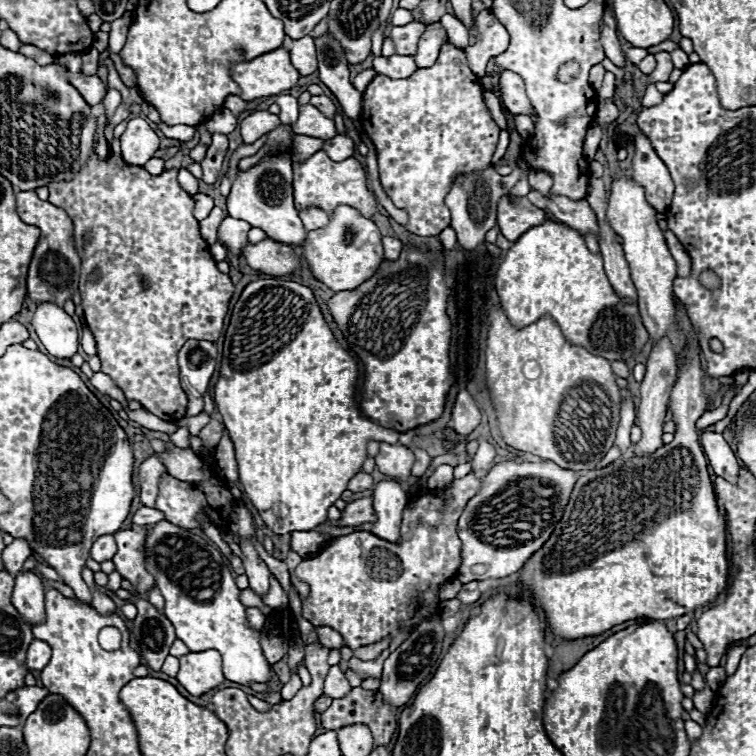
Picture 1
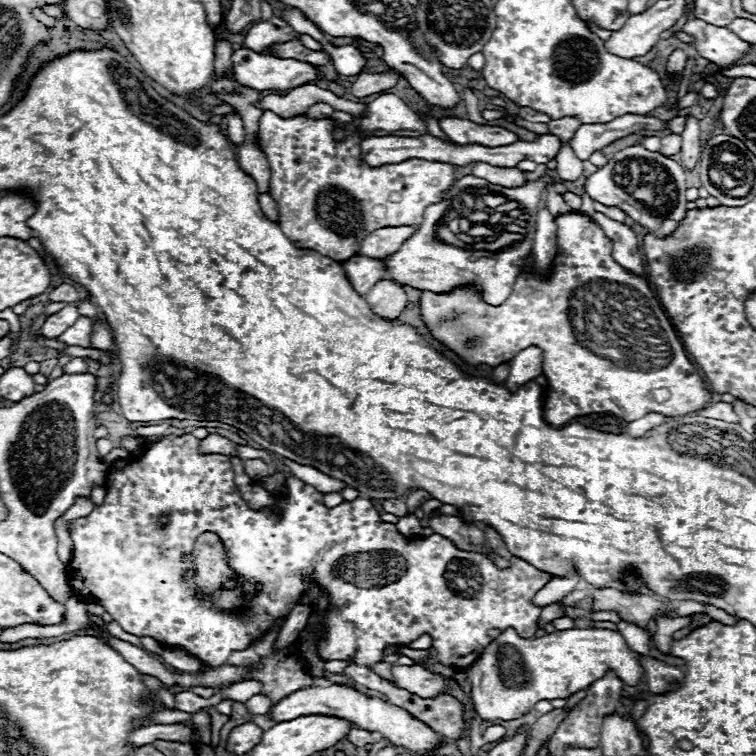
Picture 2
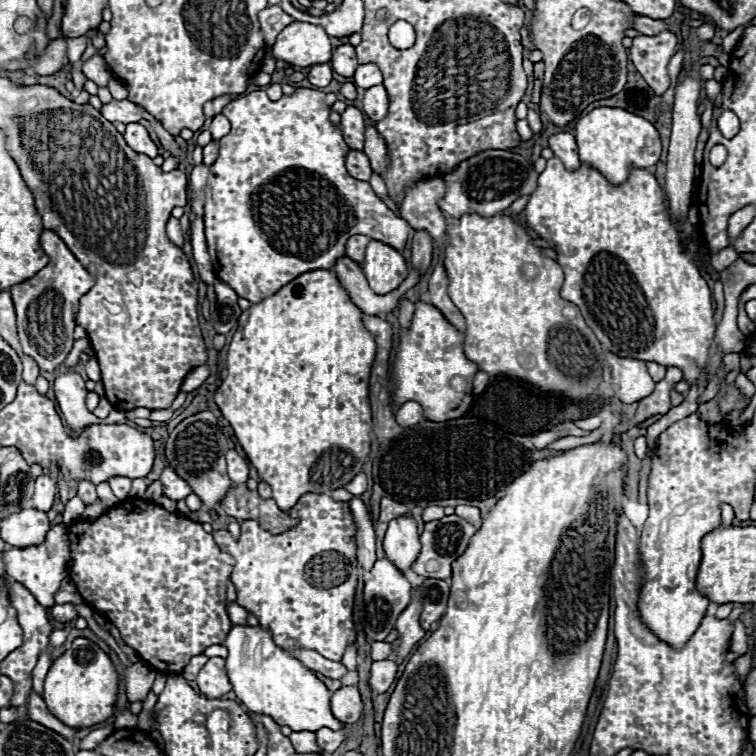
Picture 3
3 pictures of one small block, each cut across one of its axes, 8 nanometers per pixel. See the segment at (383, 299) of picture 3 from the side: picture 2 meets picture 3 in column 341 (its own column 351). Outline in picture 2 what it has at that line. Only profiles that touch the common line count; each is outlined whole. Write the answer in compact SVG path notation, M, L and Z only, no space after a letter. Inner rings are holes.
M352 256L350 260L342 262L348 280L352 282L358 294L366 294L376 282L388 276L386 260L384 258L370 258L370 256Z

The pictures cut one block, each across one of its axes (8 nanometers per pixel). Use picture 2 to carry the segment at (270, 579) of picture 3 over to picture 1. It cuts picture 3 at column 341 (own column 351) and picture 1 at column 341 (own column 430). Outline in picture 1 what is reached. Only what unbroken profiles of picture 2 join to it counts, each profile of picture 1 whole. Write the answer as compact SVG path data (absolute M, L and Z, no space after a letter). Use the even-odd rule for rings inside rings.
M470 472L464 478L454 478L452 484L442 492L426 492L418 496L414 502L406 506L406 540L402 542L386 542L370 532L352 532L346 536L332 538L318 554L304 558L296 566L296 576L310 586L310 596L302 604L302 616L310 620L312 624L330 626L332 630L340 632L346 646L356 650L358 646L370 646L384 636L392 636L390 652L382 652L376 660L358 660L352 657L348 662L349 669L366 678L382 678L382 662L410 636L410 630L418 626L418 622L428 620L440 620L440 588L458 574L458 550L462 550L462 542L458 542L458 518L462 516L462 510L466 508L466 502L478 494L482 488L482 474Z

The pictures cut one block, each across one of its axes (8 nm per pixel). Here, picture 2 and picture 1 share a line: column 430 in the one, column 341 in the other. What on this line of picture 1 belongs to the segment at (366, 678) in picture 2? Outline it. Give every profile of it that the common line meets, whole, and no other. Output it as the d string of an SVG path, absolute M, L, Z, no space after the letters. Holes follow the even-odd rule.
M354 688L344 698L332 702L332 706L320 716L326 730L340 730L342 726L366 724L372 730L374 746L388 746L392 734L398 728L398 716L388 706L380 692Z

